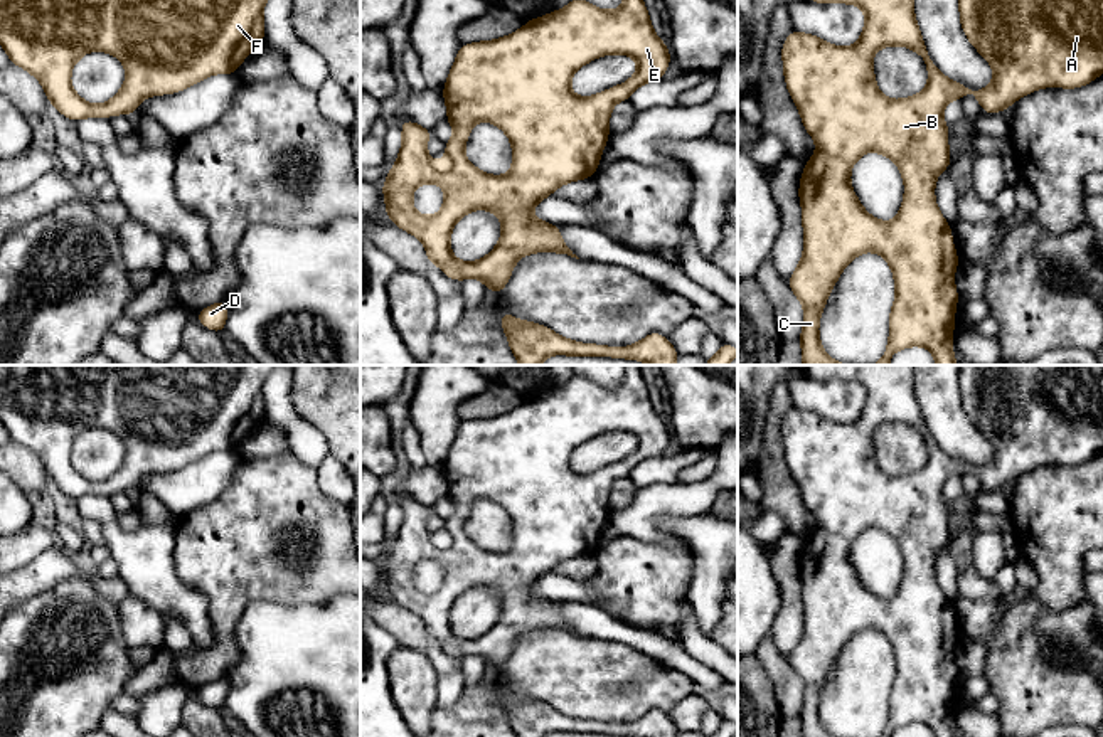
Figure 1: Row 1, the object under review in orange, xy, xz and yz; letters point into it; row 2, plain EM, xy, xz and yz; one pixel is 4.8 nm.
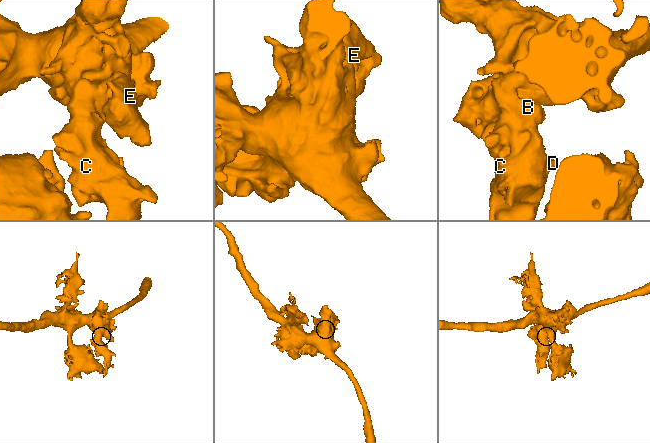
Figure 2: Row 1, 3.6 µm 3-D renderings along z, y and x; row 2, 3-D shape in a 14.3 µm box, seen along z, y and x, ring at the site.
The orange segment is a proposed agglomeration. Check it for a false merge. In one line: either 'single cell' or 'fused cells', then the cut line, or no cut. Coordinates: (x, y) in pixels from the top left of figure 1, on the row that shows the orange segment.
single cell; cut none

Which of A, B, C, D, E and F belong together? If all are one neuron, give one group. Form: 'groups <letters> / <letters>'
groups A B C D E F

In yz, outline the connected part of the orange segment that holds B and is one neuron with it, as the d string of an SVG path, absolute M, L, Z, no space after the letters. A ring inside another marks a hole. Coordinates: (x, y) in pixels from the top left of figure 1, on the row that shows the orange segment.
M808 0L813 3L857 5L866 13L864 30L850 47L839 47L813 34L791 30L780 50L786 89L797 106L802 125L815 140L817 150L805 163L800 177L798 200L802 204L803 254L788 279L788 286L803 305L803 328L800 333L802 365L850 365L830 358L818 337L822 310L827 305L840 273L861 254L881 254L894 276L896 296L889 311L889 340L884 355L871 365L889 365L898 350L908 347L928 348L936 365L958 365L951 348L951 331L958 326L955 308L960 300L953 276L960 257L953 247L953 234L935 200L938 175L950 168L950 128L943 119L945 106L953 99L973 94L985 114L1009 109L1019 98L1042 87L1076 89L1093 82L1103 74L1103 0L958 0L960 25L968 42L992 66L992 84L977 91L948 79L933 62L914 17L914 0ZM903 45L914 50L928 71L928 86L903 99L887 99L876 84L872 57L881 47ZM867 151L893 160L904 182L904 199L894 220L872 217L857 199L850 185L850 170Z

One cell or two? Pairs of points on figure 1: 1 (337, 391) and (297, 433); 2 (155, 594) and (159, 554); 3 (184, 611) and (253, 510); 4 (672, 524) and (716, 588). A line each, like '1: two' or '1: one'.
1: two
2: one
3: two
4: one

